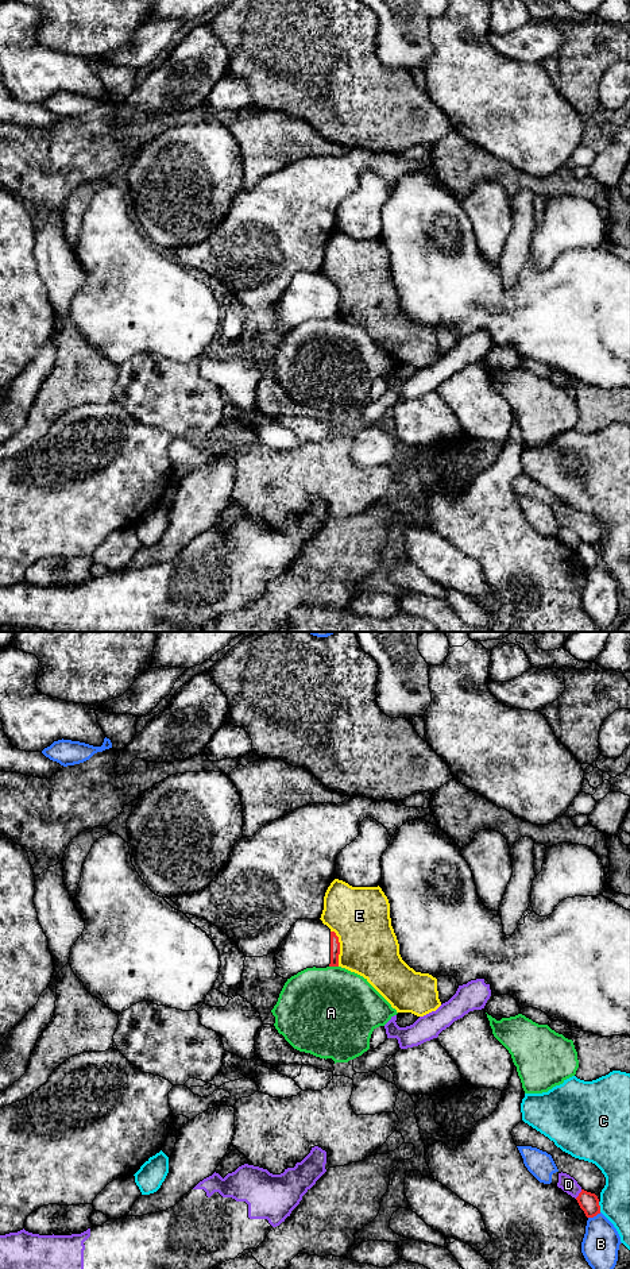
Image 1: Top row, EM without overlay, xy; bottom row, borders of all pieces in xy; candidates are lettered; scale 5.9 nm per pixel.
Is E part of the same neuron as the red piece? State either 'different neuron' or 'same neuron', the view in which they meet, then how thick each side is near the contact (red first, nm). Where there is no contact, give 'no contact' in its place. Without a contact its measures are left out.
different neuron | xy | 60/360 nm

